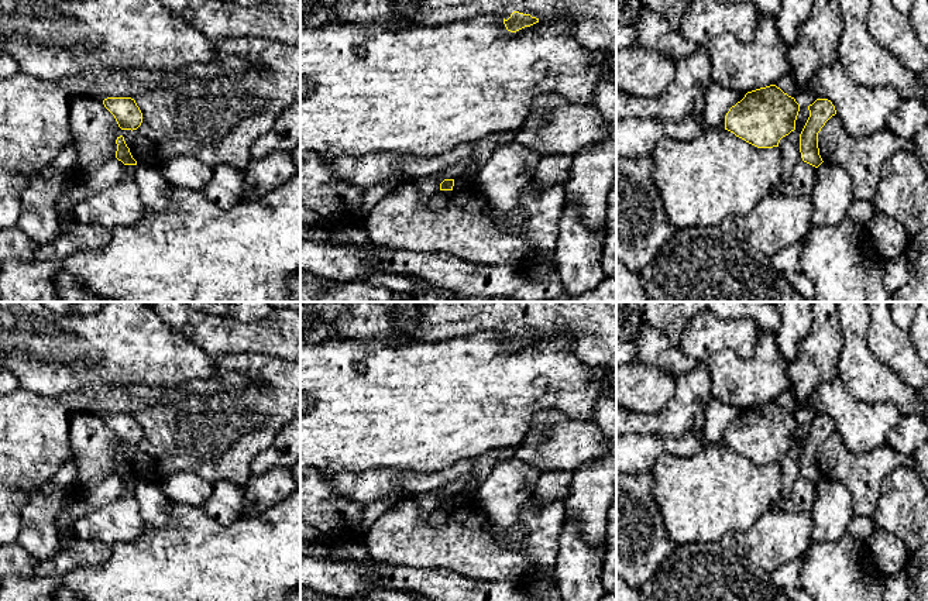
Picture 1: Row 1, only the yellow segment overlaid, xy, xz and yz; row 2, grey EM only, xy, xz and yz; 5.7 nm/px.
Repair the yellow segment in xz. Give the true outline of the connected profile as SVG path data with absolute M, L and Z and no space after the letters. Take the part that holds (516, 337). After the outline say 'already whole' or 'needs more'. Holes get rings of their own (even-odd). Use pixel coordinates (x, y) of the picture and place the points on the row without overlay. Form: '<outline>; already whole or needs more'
M416 302L413 317L403 309L391 316L417 340L494 330L511 348L570 330L571 351L582 364L616 371L616 302Z; needs more

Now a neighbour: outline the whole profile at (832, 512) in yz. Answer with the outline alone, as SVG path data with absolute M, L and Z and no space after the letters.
M822 478L817 487L818 495L811 508L812 542L839 540L855 516L852 495L845 485L828 478Z

